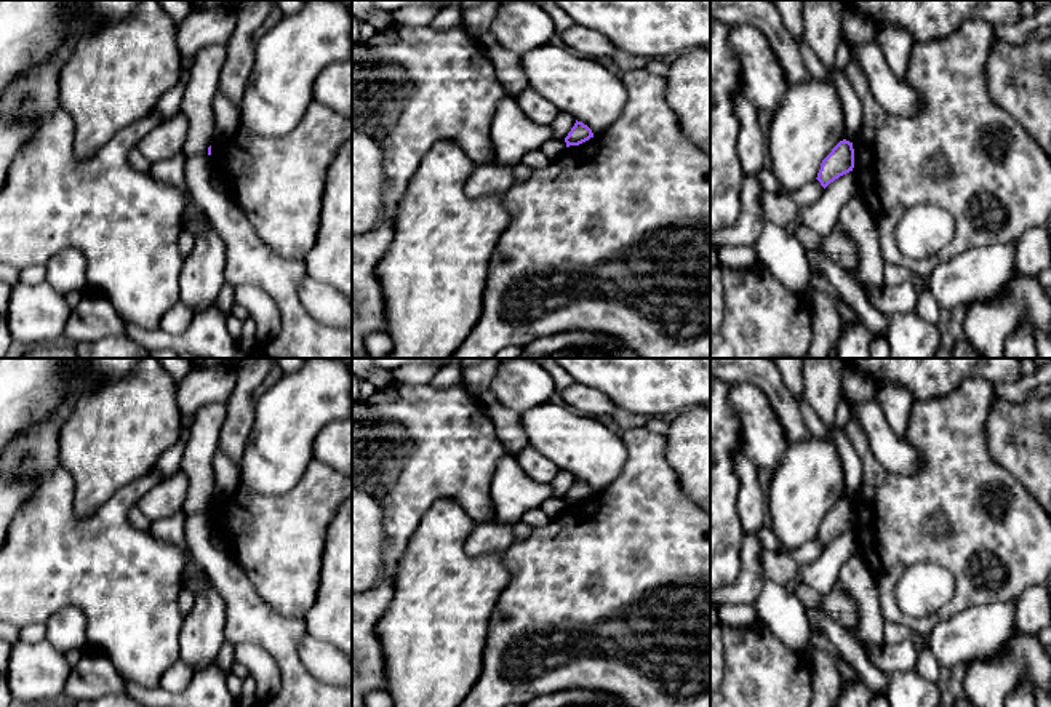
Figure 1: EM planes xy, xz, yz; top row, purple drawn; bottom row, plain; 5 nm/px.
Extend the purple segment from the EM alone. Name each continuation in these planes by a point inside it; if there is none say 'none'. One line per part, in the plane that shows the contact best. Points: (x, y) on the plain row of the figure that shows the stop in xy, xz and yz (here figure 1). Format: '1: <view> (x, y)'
none

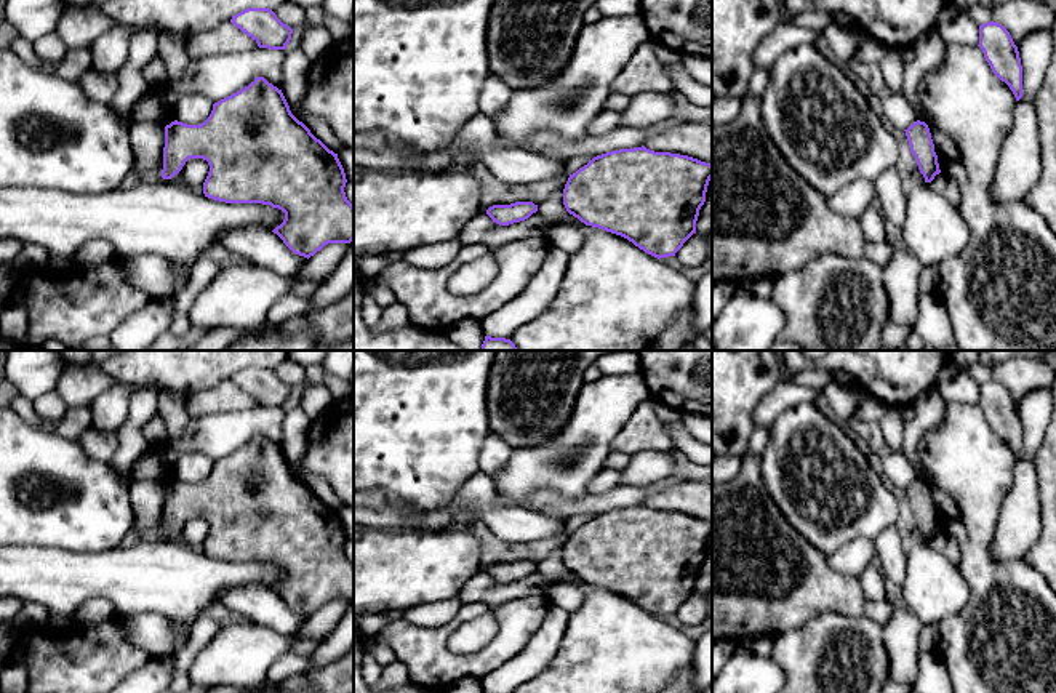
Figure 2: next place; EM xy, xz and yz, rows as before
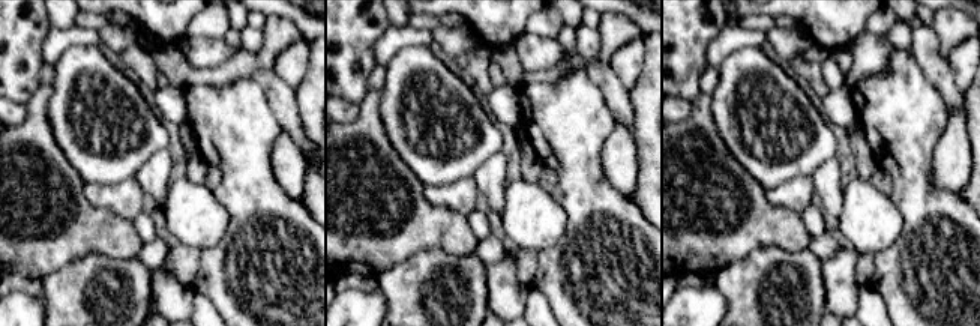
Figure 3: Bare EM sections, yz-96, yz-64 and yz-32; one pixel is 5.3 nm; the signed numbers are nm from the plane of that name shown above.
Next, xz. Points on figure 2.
1: xz (496, 549)

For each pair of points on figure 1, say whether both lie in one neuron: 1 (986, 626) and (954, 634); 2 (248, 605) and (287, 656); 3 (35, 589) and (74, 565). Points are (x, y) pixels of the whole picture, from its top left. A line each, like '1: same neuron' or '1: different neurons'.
1: same neuron
2: same neuron
3: same neuron

